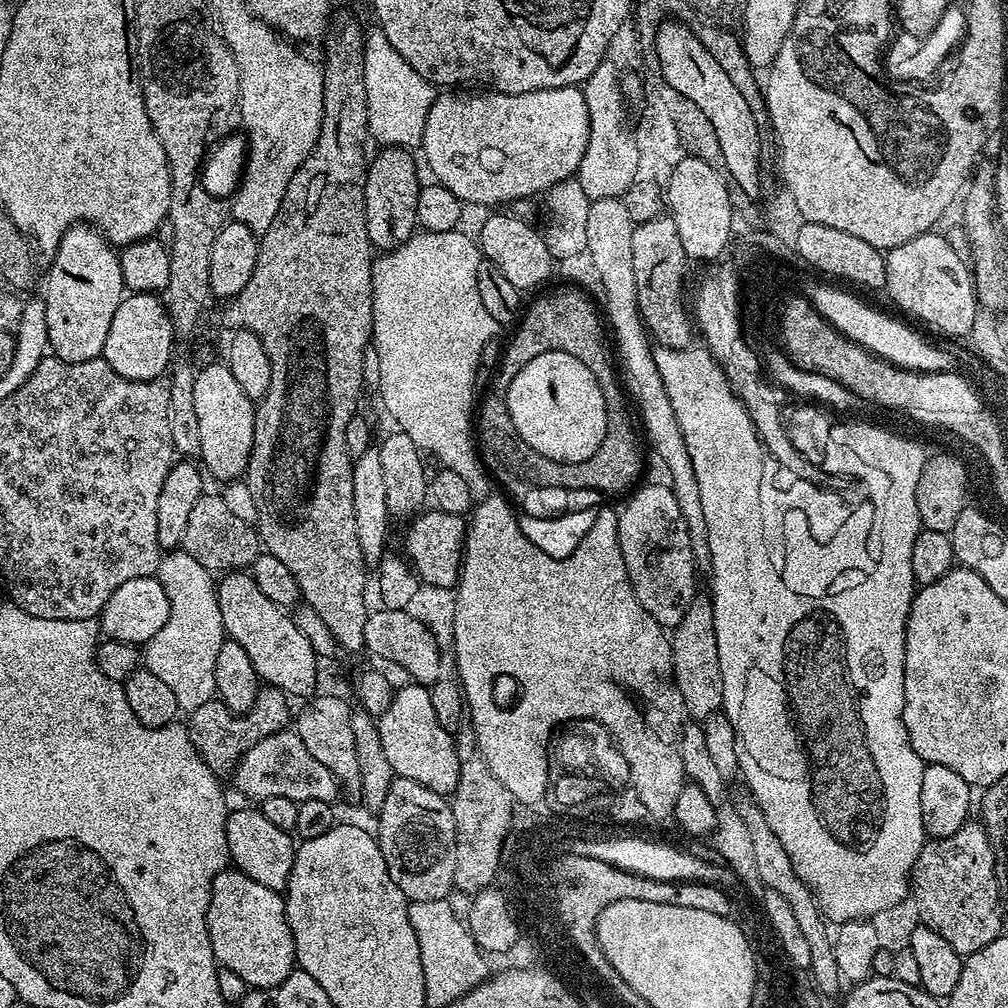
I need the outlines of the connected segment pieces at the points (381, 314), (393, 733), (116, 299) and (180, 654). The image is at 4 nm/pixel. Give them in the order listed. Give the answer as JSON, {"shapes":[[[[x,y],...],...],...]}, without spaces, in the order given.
{"shapes":[[[[421,231],[414,234],[402,246],[385,251],[377,255],[372,261],[372,339],[371,343],[377,348],[379,357],[379,369],[381,370],[381,382],[378,387],[378,394],[384,399],[384,408],[392,412],[396,419],[395,427],[401,432],[410,434],[410,438],[420,448],[421,453],[433,456],[445,468],[454,470],[454,474],[466,482],[473,501],[479,502],[486,499],[493,491],[494,484],[486,471],[484,461],[480,453],[474,447],[474,407],[472,408],[472,387],[476,384],[476,367],[480,364],[480,355],[484,347],[496,336],[498,325],[490,314],[486,314],[486,306],[482,306],[482,298],[478,298],[478,278],[476,271],[482,259],[482,253],[468,236],[463,236],[463,231],[454,232],[426,232]]],[[[419,682],[396,688],[394,702],[390,702],[390,710],[378,718],[382,746],[386,759],[396,771],[397,776],[410,778],[410,782],[418,782],[418,786],[426,786],[426,790],[434,790],[434,794],[448,798],[458,786],[458,754],[453,733],[447,732],[438,723],[434,714],[434,706],[430,703],[430,691]]],[[[85,223],[69,228],[60,240],[60,246],[52,263],[47,265],[48,281],[44,284],[44,317],[50,330],[48,347],[51,355],[66,362],[86,362],[98,360],[104,355],[106,334],[110,330],[110,321],[114,319],[114,310],[124,300],[126,289],[122,278],[122,266],[117,249],[109,244],[103,232],[95,226]]],[[[168,550],[161,555],[158,579],[166,590],[166,598],[170,598],[170,618],[166,618],[166,626],[162,626],[162,630],[158,630],[158,634],[154,634],[154,638],[143,645],[142,664],[147,672],[155,674],[161,682],[170,686],[180,709],[191,714],[195,708],[202,706],[202,702],[210,702],[216,696],[214,661],[226,639],[222,610],[218,610],[217,581],[213,573],[202,566],[202,562],[194,562],[194,558],[182,550]]]]}

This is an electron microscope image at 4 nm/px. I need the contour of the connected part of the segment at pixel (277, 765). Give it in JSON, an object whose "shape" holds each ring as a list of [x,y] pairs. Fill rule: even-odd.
{"shape":[[[294,730],[275,732],[262,742],[258,742],[246,750],[243,758],[234,766],[236,788],[244,796],[249,796],[249,801],[259,802],[266,798],[290,798],[294,801],[326,800],[335,801],[338,785],[334,774],[302,746],[302,738]]]}

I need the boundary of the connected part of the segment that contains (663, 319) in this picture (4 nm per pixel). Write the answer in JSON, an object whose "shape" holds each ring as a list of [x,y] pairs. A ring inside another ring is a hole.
{"shape":[[[662,214],[658,218],[654,218],[650,222],[642,222],[635,225],[632,229],[632,249],[634,257],[634,282],[638,290],[638,306],[640,307],[640,318],[644,322],[645,328],[650,333],[651,339],[662,348],[686,348],[693,343],[692,332],[694,336],[694,317],[690,311],[689,305],[686,303],[686,292],[684,296],[684,271],[690,267],[688,256],[682,250],[682,238],[678,238],[678,226],[674,226],[671,215]]]}

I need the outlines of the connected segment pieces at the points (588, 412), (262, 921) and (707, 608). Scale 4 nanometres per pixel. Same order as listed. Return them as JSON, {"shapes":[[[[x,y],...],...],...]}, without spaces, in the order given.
{"shapes":[[[[547,352],[538,354],[538,358],[532,362],[526,362],[526,366],[514,374],[514,382],[510,382],[507,411],[523,440],[538,450],[538,454],[559,464],[586,462],[595,454],[598,446],[602,446],[602,438],[606,434],[606,407],[602,390],[594,380],[594,374],[590,374],[590,370],[578,362],[574,354]]],[[[225,870],[214,878],[208,903],[208,933],[217,965],[226,970],[234,970],[234,974],[238,974],[238,978],[242,978],[242,982],[246,982],[249,989],[275,990],[294,970],[296,947],[286,918],[284,896],[254,882],[254,878],[246,874]]],[[[697,594],[690,602],[682,622],[670,632],[672,646],[672,679],[682,694],[684,711],[693,721],[703,722],[723,709],[722,666],[718,666],[718,634],[714,634],[712,597]]]]}

